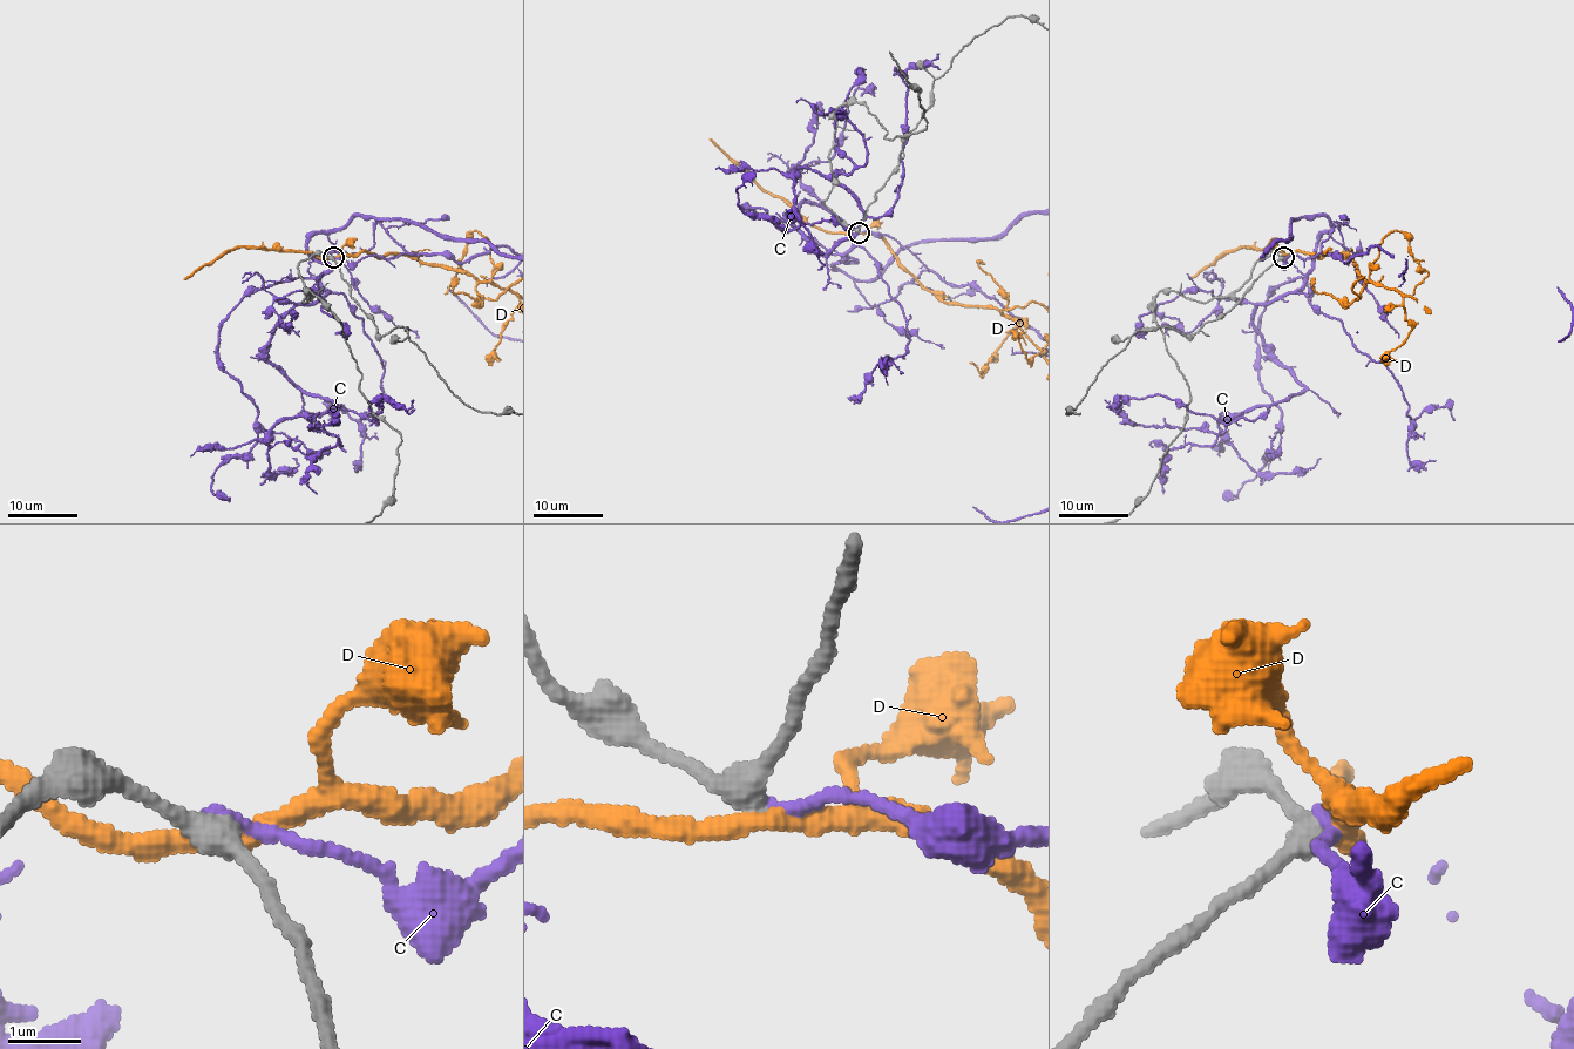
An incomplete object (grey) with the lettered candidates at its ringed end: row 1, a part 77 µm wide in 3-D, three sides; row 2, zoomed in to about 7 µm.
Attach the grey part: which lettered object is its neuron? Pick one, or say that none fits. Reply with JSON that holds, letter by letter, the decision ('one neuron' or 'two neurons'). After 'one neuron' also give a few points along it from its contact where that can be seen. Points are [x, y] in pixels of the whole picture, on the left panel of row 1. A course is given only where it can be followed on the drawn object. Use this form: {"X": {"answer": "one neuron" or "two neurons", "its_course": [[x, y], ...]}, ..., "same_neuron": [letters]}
{"C": {"answer": "two neurons"}, "D": {"answer": "two neurons"}, "same_neuron": []}

